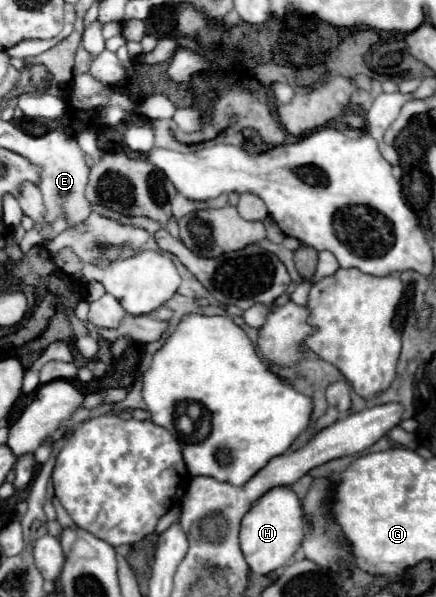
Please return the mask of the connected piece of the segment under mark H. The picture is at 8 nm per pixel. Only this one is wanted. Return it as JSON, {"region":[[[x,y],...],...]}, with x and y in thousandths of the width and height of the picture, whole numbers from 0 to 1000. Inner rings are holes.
{"region":[[[626,817],[603,827],[553,874],[553,921],[576,958],[617,961],[654,948],[690,915],[690,905],[700,898],[695,881],[700,874],[690,858],[690,838],[667,817]]]}

